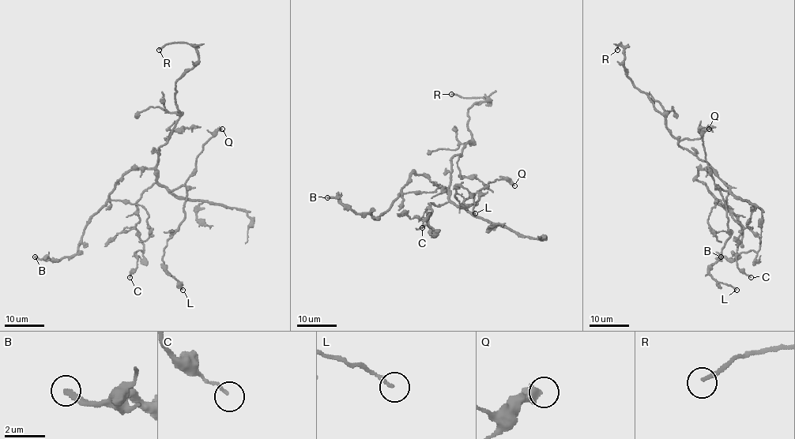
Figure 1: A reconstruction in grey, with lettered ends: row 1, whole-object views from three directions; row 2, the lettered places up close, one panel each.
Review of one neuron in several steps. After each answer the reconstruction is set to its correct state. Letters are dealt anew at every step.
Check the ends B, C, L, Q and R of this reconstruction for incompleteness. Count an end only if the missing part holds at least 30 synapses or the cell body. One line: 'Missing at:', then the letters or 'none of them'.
Missing at: B, R

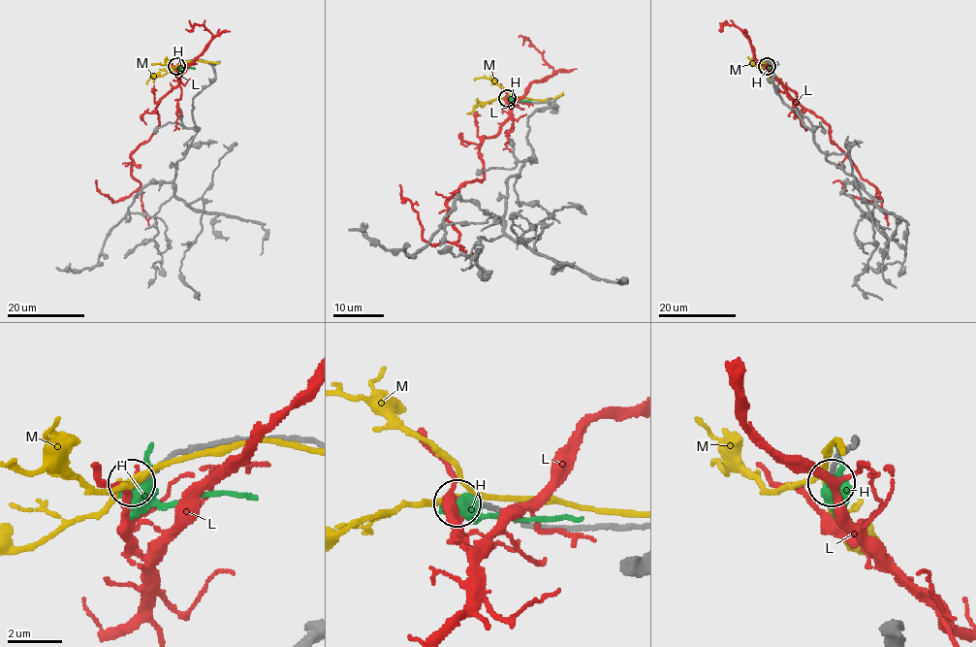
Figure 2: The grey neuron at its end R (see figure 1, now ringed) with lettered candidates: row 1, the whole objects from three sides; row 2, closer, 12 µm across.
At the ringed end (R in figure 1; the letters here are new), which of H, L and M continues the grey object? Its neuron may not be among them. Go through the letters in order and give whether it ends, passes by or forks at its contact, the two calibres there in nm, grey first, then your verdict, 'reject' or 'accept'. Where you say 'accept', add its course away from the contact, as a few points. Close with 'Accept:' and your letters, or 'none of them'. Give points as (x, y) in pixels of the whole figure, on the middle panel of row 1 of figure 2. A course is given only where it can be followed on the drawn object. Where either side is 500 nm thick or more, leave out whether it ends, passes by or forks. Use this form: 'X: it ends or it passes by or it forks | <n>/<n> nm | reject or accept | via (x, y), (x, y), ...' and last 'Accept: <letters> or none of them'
H: it forks | 240/400 nm | reject
L: it ends | 220/170 nm | reject
M: it forks | 240/170 nm | reject
Accept: none of them

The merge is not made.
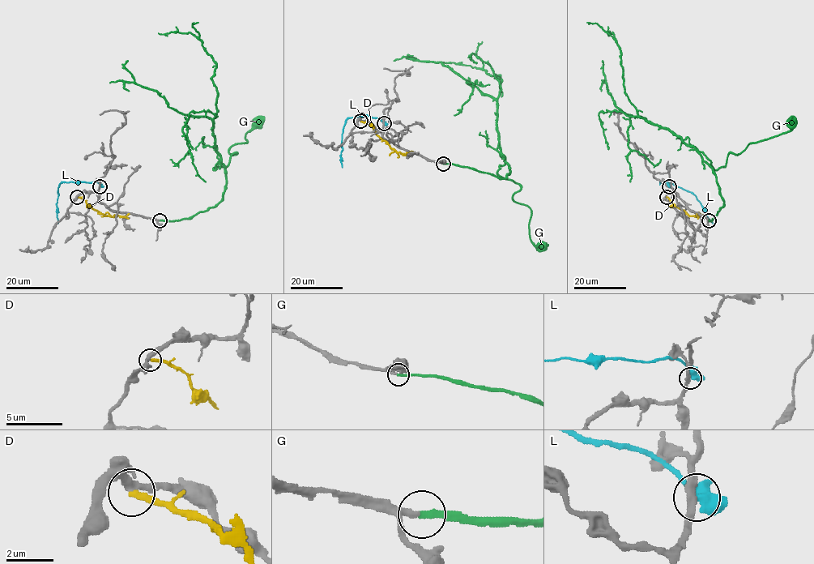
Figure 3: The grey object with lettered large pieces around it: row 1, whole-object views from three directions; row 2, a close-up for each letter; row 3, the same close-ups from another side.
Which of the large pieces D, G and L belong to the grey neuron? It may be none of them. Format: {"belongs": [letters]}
{"belongs": ["G"]}

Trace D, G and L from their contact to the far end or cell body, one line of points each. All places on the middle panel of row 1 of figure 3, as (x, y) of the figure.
D: (360, 121), (368, 123), (397, 152), (403, 155), (413, 151)
G: (443, 163), (498, 177), (510, 173), (500, 147), (496, 122), (501, 79), (496, 78), (500, 75), (442, 61)
L: (384, 123), (367, 115), (346, 120), (342, 137), (342, 167)

